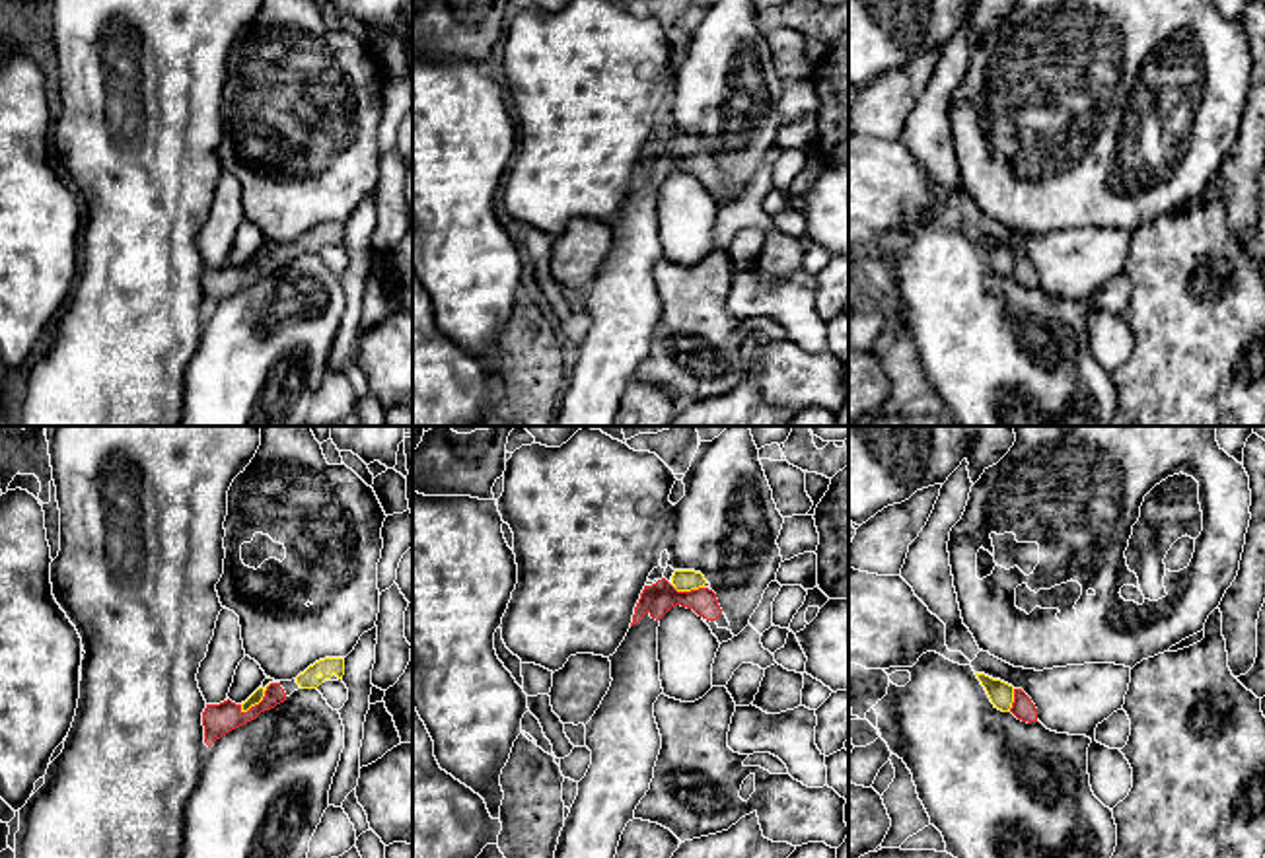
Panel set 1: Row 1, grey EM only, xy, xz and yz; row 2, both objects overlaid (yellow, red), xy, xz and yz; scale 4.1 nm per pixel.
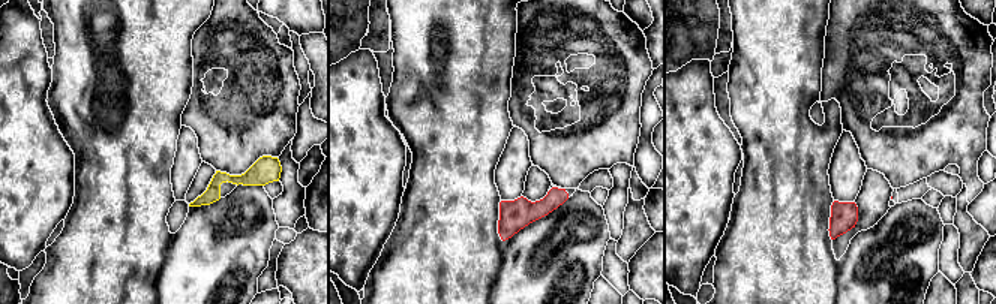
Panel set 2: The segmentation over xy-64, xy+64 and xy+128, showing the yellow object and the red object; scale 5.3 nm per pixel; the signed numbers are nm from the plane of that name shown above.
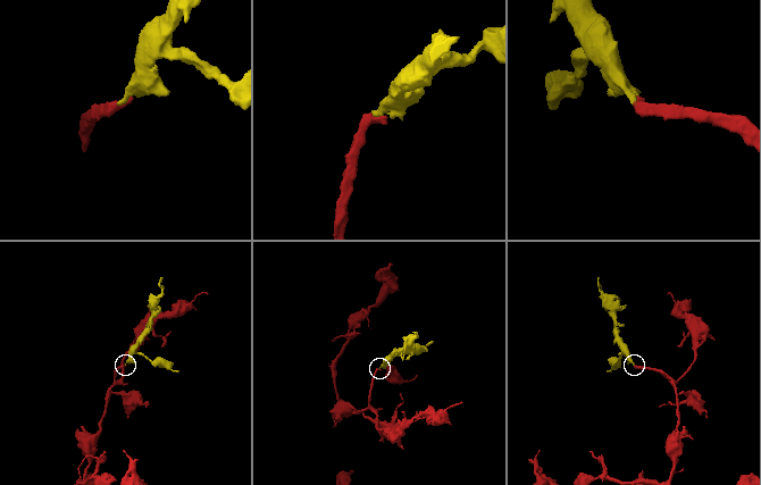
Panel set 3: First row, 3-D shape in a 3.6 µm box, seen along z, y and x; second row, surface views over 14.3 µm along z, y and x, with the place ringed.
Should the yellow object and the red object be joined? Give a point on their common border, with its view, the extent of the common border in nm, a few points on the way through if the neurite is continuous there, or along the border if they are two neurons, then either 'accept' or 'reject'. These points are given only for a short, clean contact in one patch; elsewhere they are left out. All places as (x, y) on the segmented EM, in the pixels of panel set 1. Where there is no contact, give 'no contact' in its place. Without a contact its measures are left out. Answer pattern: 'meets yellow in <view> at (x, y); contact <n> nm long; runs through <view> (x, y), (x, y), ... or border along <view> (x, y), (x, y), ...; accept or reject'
meets yellow in xy at (257, 703); contact 180 nm long; runs through xy (259, 693), (257, 703), (240, 714), (220, 718); accept

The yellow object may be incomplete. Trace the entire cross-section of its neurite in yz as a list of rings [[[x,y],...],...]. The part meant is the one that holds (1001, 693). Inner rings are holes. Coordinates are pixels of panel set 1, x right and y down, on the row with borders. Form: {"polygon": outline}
{"polygon": [[[985,673],[975,675],[985,687],[994,708],[1002,712],[1012,712],[1018,720],[1028,724],[1037,722],[1037,708],[1022,689],[1014,689],[1012,685],[1000,679],[993,679]]]}

